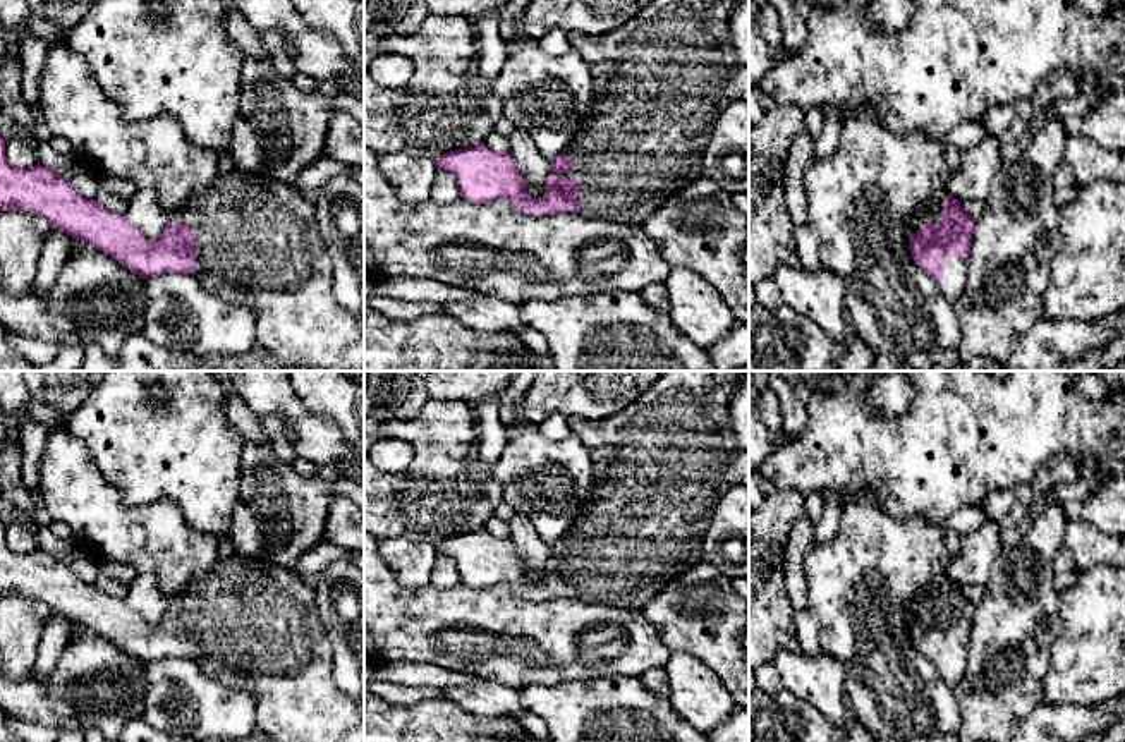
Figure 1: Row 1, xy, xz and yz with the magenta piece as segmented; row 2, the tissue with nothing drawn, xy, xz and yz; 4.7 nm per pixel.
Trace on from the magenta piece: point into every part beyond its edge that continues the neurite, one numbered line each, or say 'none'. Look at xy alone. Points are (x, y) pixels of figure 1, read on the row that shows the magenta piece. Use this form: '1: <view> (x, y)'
1: xy (261, 244)

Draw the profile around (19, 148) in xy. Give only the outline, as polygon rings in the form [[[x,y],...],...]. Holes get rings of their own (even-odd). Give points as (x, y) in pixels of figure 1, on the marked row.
[[[21,129],[5,139],[5,156],[10,165],[19,168],[40,163],[33,136]]]

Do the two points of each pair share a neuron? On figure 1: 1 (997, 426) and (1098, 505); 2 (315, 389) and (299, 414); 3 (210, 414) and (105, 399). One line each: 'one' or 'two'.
1: two
2: two
3: one

